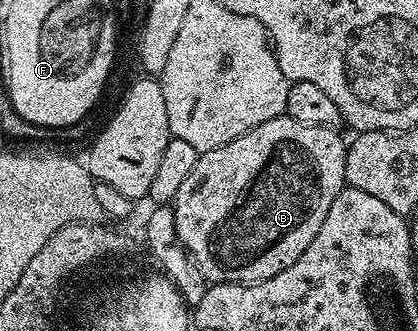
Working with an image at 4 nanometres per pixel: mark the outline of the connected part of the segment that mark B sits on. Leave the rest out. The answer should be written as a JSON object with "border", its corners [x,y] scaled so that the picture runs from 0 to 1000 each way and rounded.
{"border":[[[679,341],[644,366],[624,366],[624,378],[577,402],[577,414],[567,414],[519,450],[478,465],[471,498],[462,498],[459,517],[452,520],[452,538],[433,559],[433,571],[423,571],[414,622],[423,668],[423,716],[433,716],[443,752],[457,767],[462,789],[471,789],[471,813],[481,813],[498,858],[634,849],[644,837],[691,813],[691,801],[701,801],[701,789],[711,789],[711,776],[720,776],[720,764],[730,764],[730,752],[739,752],[739,728],[749,728],[749,716],[758,716],[758,692],[768,692],[768,668],[778,668],[778,656],[787,656],[787,619],[797,619],[797,607],[806,607],[806,595],[818,583],[830,550],[825,474],[835,432],[828,417],[821,423],[809,408],[811,402],[797,384],[730,378],[720,366],[701,366]]]}

